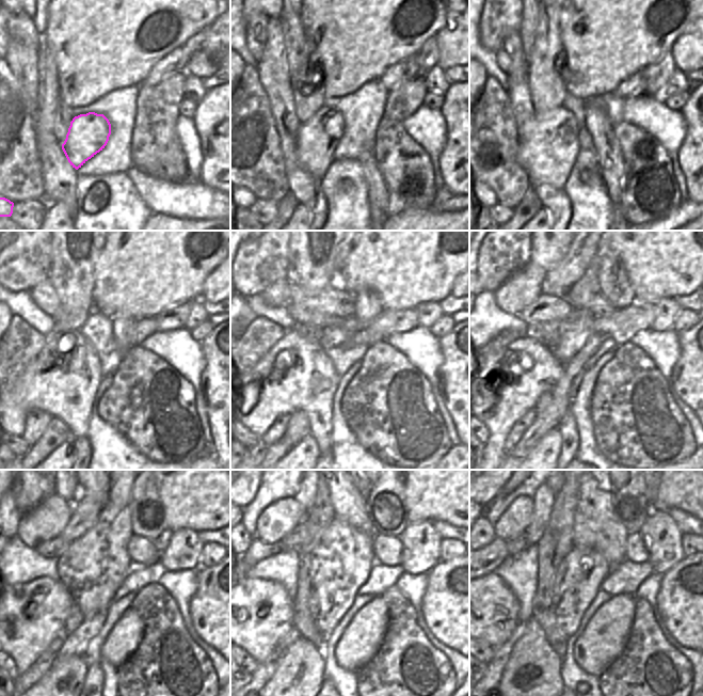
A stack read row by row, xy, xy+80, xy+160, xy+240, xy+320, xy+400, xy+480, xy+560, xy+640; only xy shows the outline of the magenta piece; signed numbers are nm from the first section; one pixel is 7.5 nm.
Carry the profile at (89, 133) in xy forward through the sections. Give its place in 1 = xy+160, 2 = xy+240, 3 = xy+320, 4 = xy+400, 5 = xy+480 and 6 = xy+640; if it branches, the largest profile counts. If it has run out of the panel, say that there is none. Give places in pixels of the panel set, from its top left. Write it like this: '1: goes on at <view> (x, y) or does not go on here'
1: goes on at xy+160 (548, 146)
2: goes on at xy+240 (63, 380)
3: goes on at xy+320 (296, 375)
4: goes on at xy+400 (518, 374)
5: goes on at xy+480 (22, 620)
6: goes on at xy+640 (491, 611)

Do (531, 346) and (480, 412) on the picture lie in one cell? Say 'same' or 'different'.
same

